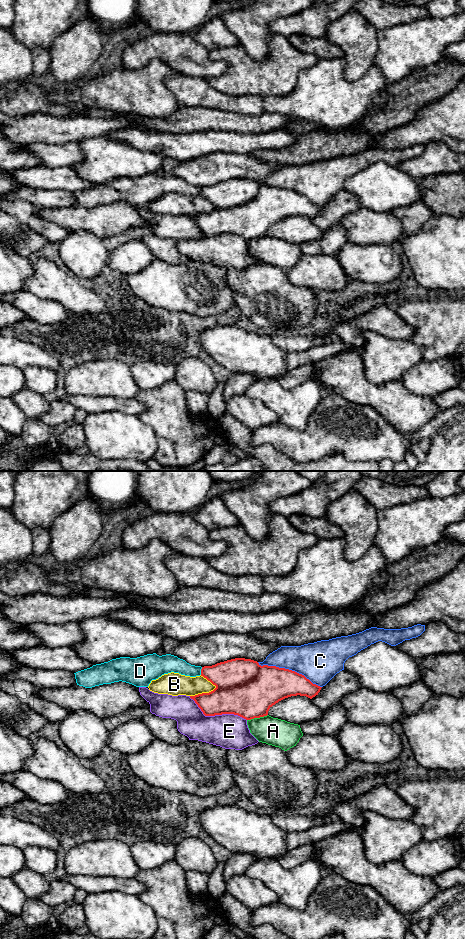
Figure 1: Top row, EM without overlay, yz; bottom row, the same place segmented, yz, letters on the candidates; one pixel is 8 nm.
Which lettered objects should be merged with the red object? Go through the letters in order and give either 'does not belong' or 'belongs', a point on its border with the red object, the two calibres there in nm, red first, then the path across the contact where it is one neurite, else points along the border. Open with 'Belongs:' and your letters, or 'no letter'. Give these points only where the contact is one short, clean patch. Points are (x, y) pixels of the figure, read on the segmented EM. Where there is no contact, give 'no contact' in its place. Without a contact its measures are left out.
Belongs: no letter
A: does not belong; contact yz (257, 717); calibres 440 and 220 nm
B: does not belong; contact yz (203, 693); calibres 320 and 180 nm
C: does not belong; contact yz (288, 669); calibres 340 and 320 nm
D: does not belong; contact yz (201, 671); calibres 280 and 140 nm
E: does not belong; contact yz (216, 714); calibres 360 and 280 nm

